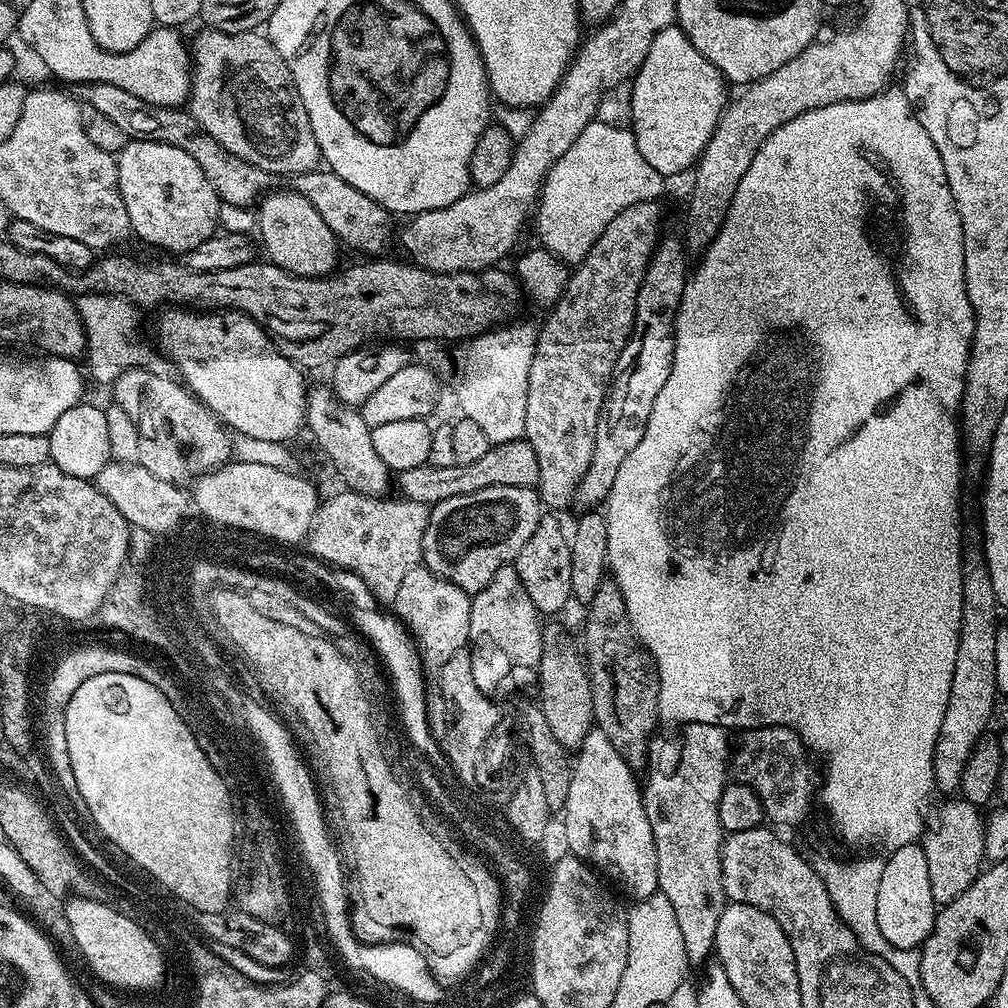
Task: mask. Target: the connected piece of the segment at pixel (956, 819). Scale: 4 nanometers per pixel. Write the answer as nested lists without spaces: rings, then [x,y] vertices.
[[[963,798],[945,800],[948,801],[937,810],[936,817],[927,821],[927,831],[922,836],[924,860],[928,863],[926,882],[930,886],[930,894],[940,906],[949,904],[954,898],[958,898],[958,894],[966,891],[979,878],[986,864],[981,809]]]

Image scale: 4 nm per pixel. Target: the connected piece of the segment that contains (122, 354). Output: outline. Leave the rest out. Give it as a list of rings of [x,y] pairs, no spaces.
[[[102,292],[81,295],[78,300],[80,321],[86,334],[86,361],[92,367],[92,376],[98,383],[110,386],[127,368],[151,365],[152,352],[140,341],[136,331],[140,320],[136,317],[137,305],[124,299]]]

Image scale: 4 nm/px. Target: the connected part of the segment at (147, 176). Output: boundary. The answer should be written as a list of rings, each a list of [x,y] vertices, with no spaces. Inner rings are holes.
[[[129,140],[127,146],[119,152],[116,165],[122,202],[126,202],[126,214],[130,214],[130,226],[138,239],[145,240],[150,247],[161,248],[164,252],[187,254],[217,235],[216,223],[220,220],[222,202],[214,186],[206,182],[206,174],[202,174],[198,162],[194,162],[186,150],[178,150],[178,146],[166,146],[162,142]]]

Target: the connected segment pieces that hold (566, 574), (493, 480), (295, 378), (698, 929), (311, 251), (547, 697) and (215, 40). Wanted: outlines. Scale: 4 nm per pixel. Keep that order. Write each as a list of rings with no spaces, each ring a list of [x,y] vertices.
[[[541,515],[534,534],[530,534],[530,542],[522,546],[522,550],[514,561],[518,578],[522,578],[522,586],[526,586],[526,594],[530,594],[530,602],[534,602],[541,614],[560,612],[573,599],[570,586],[570,536],[555,520],[555,515]]]
[[[521,438],[514,441],[493,443],[478,458],[478,462],[466,462],[454,466],[433,468],[431,464],[414,466],[414,470],[399,473],[398,480],[404,487],[403,499],[434,505],[446,498],[458,498],[462,494],[474,494],[474,490],[486,490],[486,486],[522,486],[530,488],[539,485],[538,462],[534,450],[527,440]]]
[[[183,306],[165,307],[160,314],[161,316],[156,320],[156,336],[160,339],[160,344],[164,347],[165,354],[176,363],[176,368],[180,371],[178,376],[184,387],[192,395],[200,399],[218,417],[221,424],[227,426],[233,433],[249,436],[250,438],[262,438],[262,442],[278,442],[279,444],[292,442],[292,439],[296,436],[296,431],[299,428],[303,429],[306,424],[304,415],[306,414],[306,398],[308,397],[309,385],[307,383],[304,384],[305,373],[277,350],[272,337],[264,331],[264,327],[258,321],[252,320],[245,312],[234,312],[231,310],[193,311],[193,309]]]
[[[686,724],[673,736],[653,735],[648,741],[648,753],[646,755],[646,771],[642,776],[642,795],[644,797],[644,809],[646,818],[650,818],[650,830],[654,834],[654,850],[658,850],[658,892],[667,898],[674,910],[674,918],[678,918],[678,926],[682,930],[682,942],[684,943],[684,959],[689,965],[703,965],[713,955],[716,946],[716,931],[718,930],[718,918],[722,918],[722,910],[726,907],[724,883],[722,882],[722,866],[720,865],[720,849],[726,839],[726,833],[720,826],[718,818],[718,802],[722,798],[722,790],[730,780],[730,744],[728,748],[729,733],[718,724]]]
[[[272,190],[259,201],[262,252],[271,263],[295,276],[331,276],[337,271],[336,259],[342,251],[336,235],[322,222],[322,214],[310,206],[302,194]]]
[[[544,624],[542,634],[542,658],[538,663],[540,686],[538,685],[538,707],[550,722],[550,734],[569,750],[580,748],[588,731],[593,731],[592,691],[588,681],[588,670],[581,645],[560,624]]]
[[[215,30],[203,31],[198,33],[196,41],[193,44],[191,41],[190,44],[190,55],[194,63],[192,65],[192,91],[188,93],[186,101],[187,111],[191,112],[192,117],[198,122],[198,126],[202,126],[202,130],[206,130],[206,134],[210,134],[210,138],[214,138],[214,142],[226,146],[226,150],[230,150],[230,154],[238,154],[238,158],[246,158],[246,162],[250,162],[256,168],[271,172],[273,177],[285,176],[285,178],[291,178],[299,172],[317,171],[321,167],[322,157],[318,146],[318,138],[314,138],[314,130],[310,130],[310,114],[306,114],[306,106],[302,106],[298,86],[282,58],[282,54],[278,54],[278,50],[274,50],[272,41],[268,39],[267,35],[261,34],[259,31],[239,32],[238,34]]]

